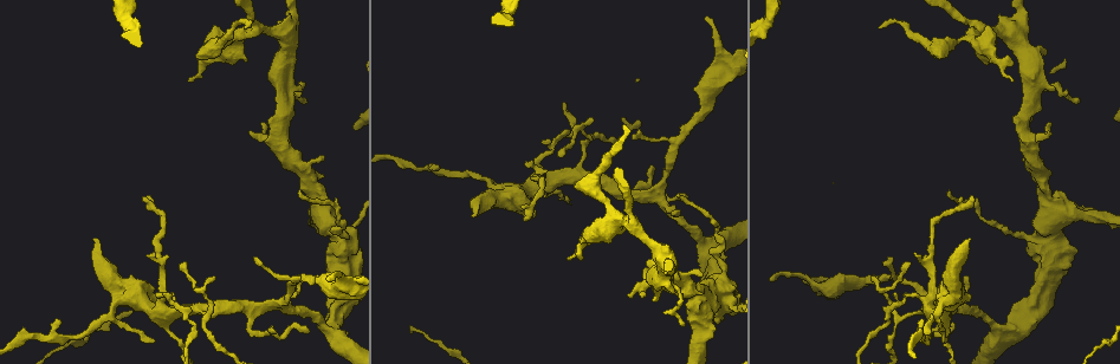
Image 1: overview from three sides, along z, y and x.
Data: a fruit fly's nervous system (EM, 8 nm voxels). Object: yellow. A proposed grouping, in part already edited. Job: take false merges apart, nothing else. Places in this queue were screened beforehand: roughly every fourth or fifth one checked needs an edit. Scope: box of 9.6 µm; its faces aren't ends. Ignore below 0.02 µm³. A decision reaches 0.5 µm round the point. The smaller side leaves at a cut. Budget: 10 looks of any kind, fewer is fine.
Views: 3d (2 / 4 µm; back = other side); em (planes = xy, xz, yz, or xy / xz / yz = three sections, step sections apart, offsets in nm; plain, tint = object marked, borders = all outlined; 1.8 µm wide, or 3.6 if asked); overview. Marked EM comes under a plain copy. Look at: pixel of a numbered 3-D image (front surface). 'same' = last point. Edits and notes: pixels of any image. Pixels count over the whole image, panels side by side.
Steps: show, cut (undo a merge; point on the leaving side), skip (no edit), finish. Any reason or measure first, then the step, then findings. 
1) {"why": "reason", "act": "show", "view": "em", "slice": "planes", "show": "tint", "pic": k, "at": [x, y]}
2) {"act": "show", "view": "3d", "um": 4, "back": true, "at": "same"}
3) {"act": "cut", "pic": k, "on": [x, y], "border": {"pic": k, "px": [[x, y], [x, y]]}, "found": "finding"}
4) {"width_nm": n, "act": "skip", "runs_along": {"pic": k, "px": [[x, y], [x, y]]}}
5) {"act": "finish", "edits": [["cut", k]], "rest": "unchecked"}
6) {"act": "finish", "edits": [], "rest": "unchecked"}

{"act": "show", "view": "3d", "um": 2, "pic": 1, "at": [254, 331]}

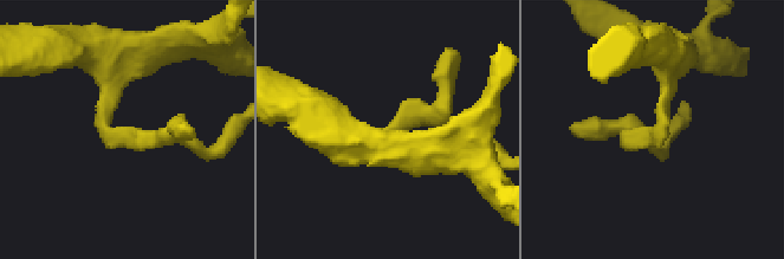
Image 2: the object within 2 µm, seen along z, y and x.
{"act": "show", "view": "em", "slice": "planes", "show": "tint", "pic": 2, "at": [659, 129]}

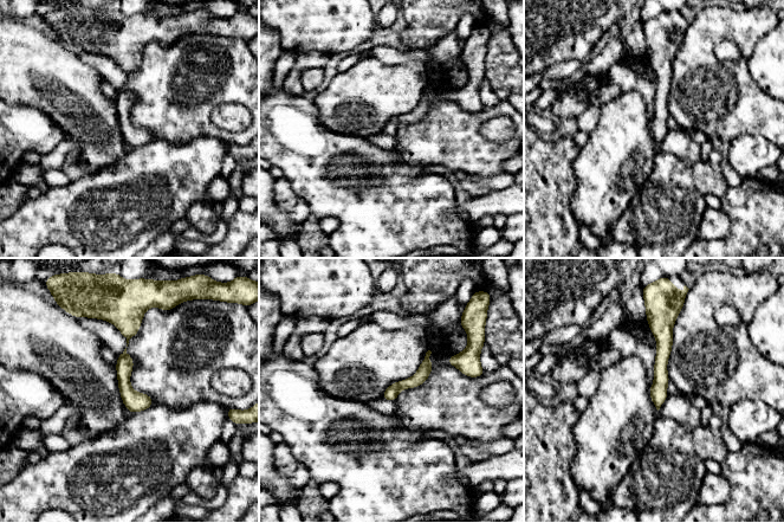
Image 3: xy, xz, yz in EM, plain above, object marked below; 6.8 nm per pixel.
{"act": "skip", "runs_along": {"pic": 3, "px": [[650, 320], [662, 331], [658, 404]]}, "found": "all the same neuron"}

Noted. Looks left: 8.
{"why": "four-way junction", "act": "show", "view": "em", "slice": "planes", "show": "tint", "pic": 1, "at": [170, 314]}

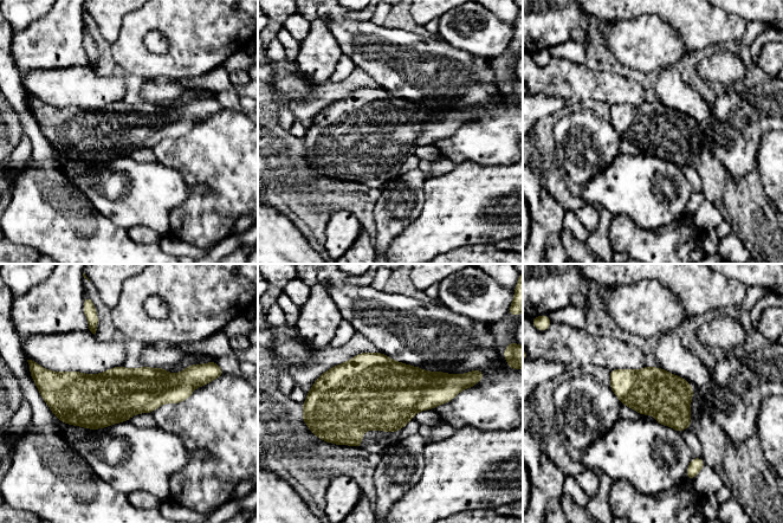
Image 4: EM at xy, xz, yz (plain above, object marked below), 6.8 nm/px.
{"width_nm": 320, "act": "skip", "found": "continuous, no second neuron"}

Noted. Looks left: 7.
{"why": "thin arm on a thick one", "act": "show", "view": "em", "um": 3.6, "slice": "planes", "show": "borders", "pic": 1, "at": [1042, 241]}

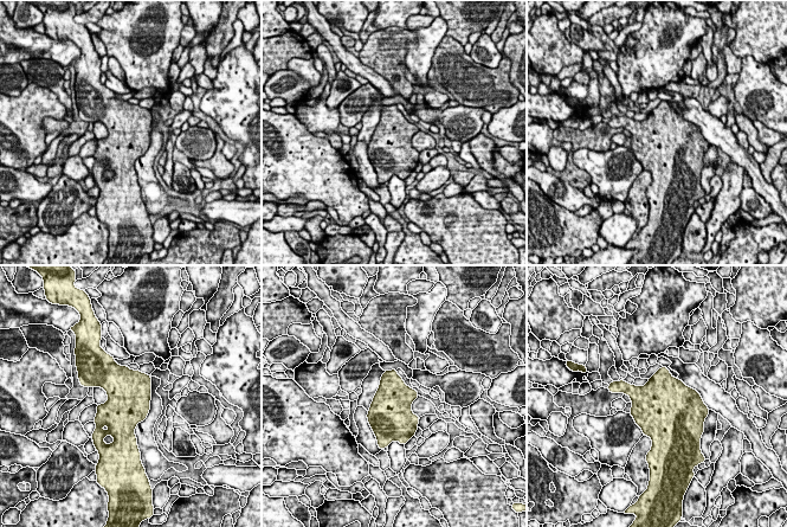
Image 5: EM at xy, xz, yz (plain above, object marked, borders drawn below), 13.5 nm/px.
{"act": "skip", "found": "all the same neuron"}

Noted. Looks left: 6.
{"why": "looks like a crossing", "act": "show", "view": "3d", "um": 4, "pic": 1, "at": [619, 223]}

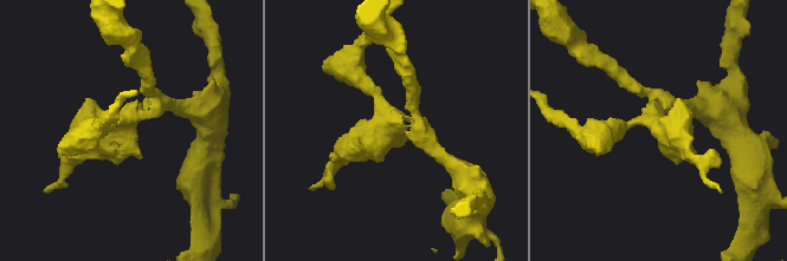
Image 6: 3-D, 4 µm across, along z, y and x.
{"arms": 4, "act": "show", "view": "em", "slice": "xz", "step": 4, "show": "tint", "pic": 6, "at": [661, 114]}

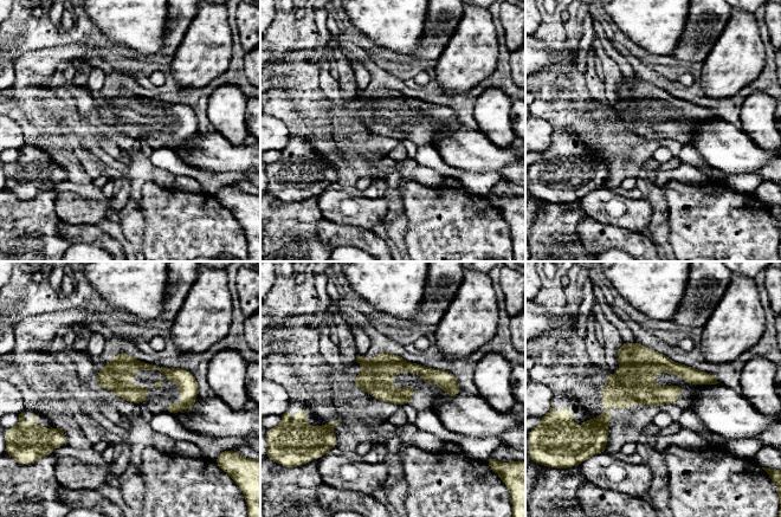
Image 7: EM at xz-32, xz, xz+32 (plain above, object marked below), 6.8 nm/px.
{"act": "skip", "found": "continuous, no second neuron"}

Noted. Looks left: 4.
{"act": "finish", "edits": [], "rest": "unchecked"}

